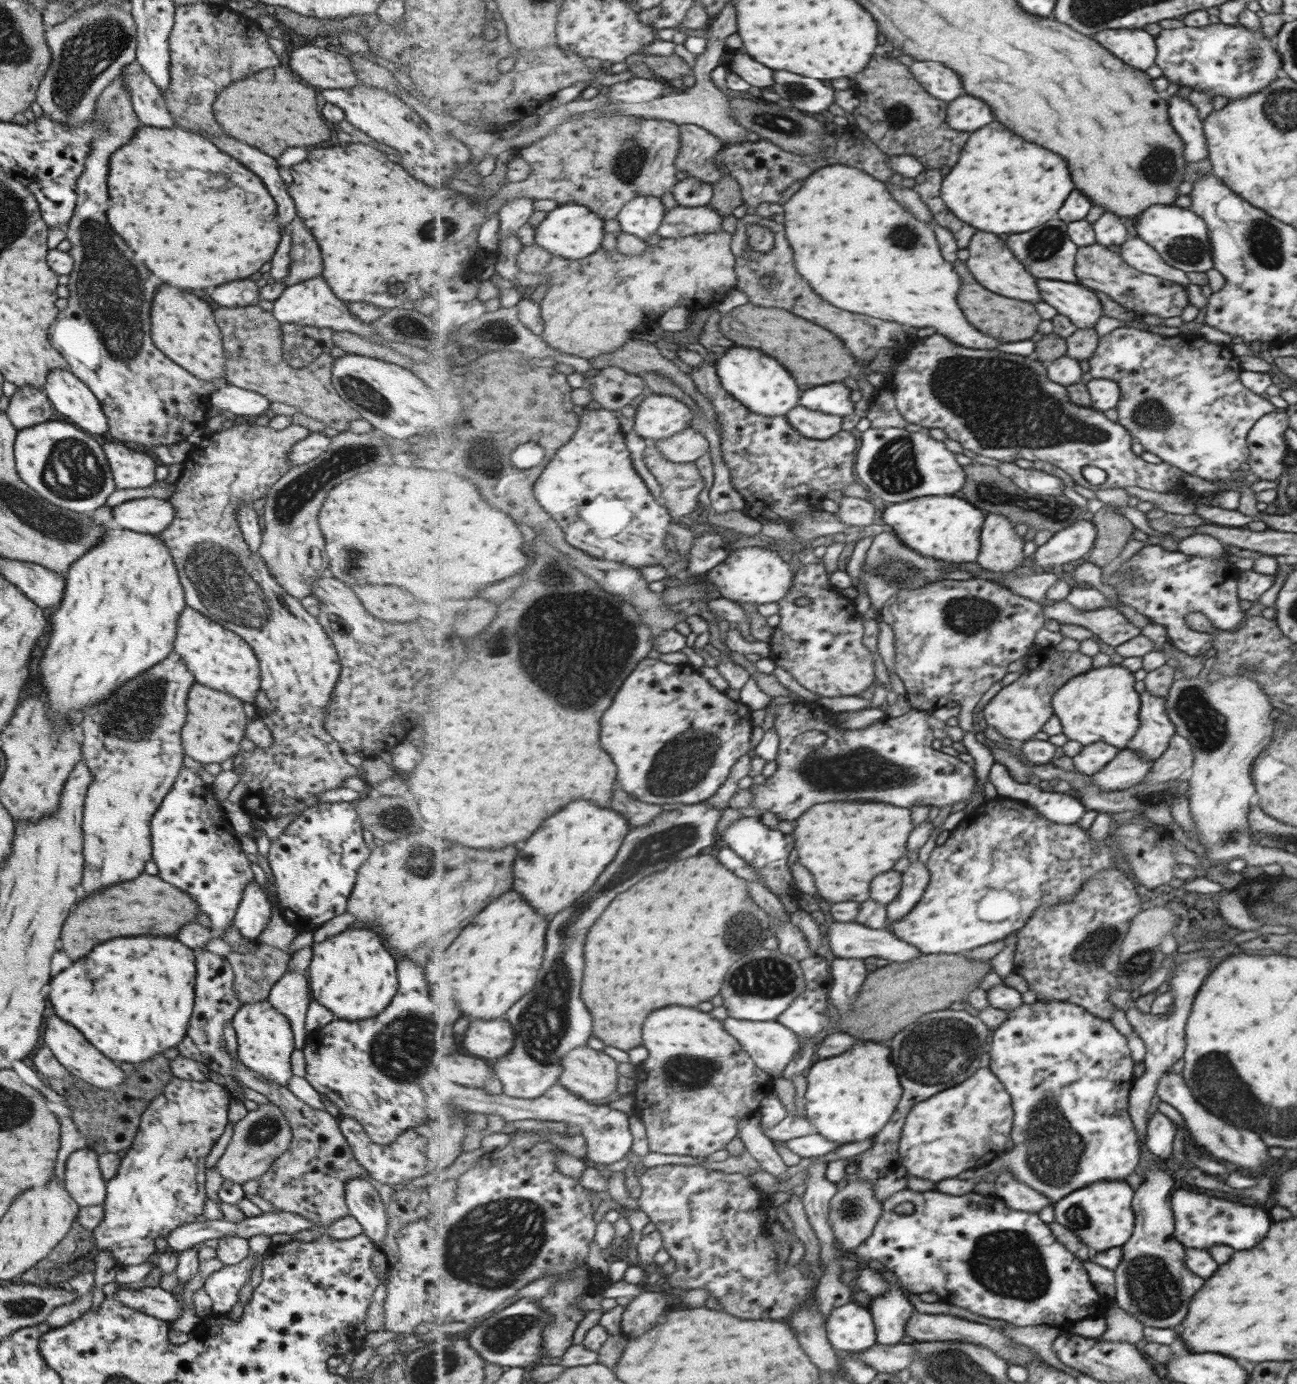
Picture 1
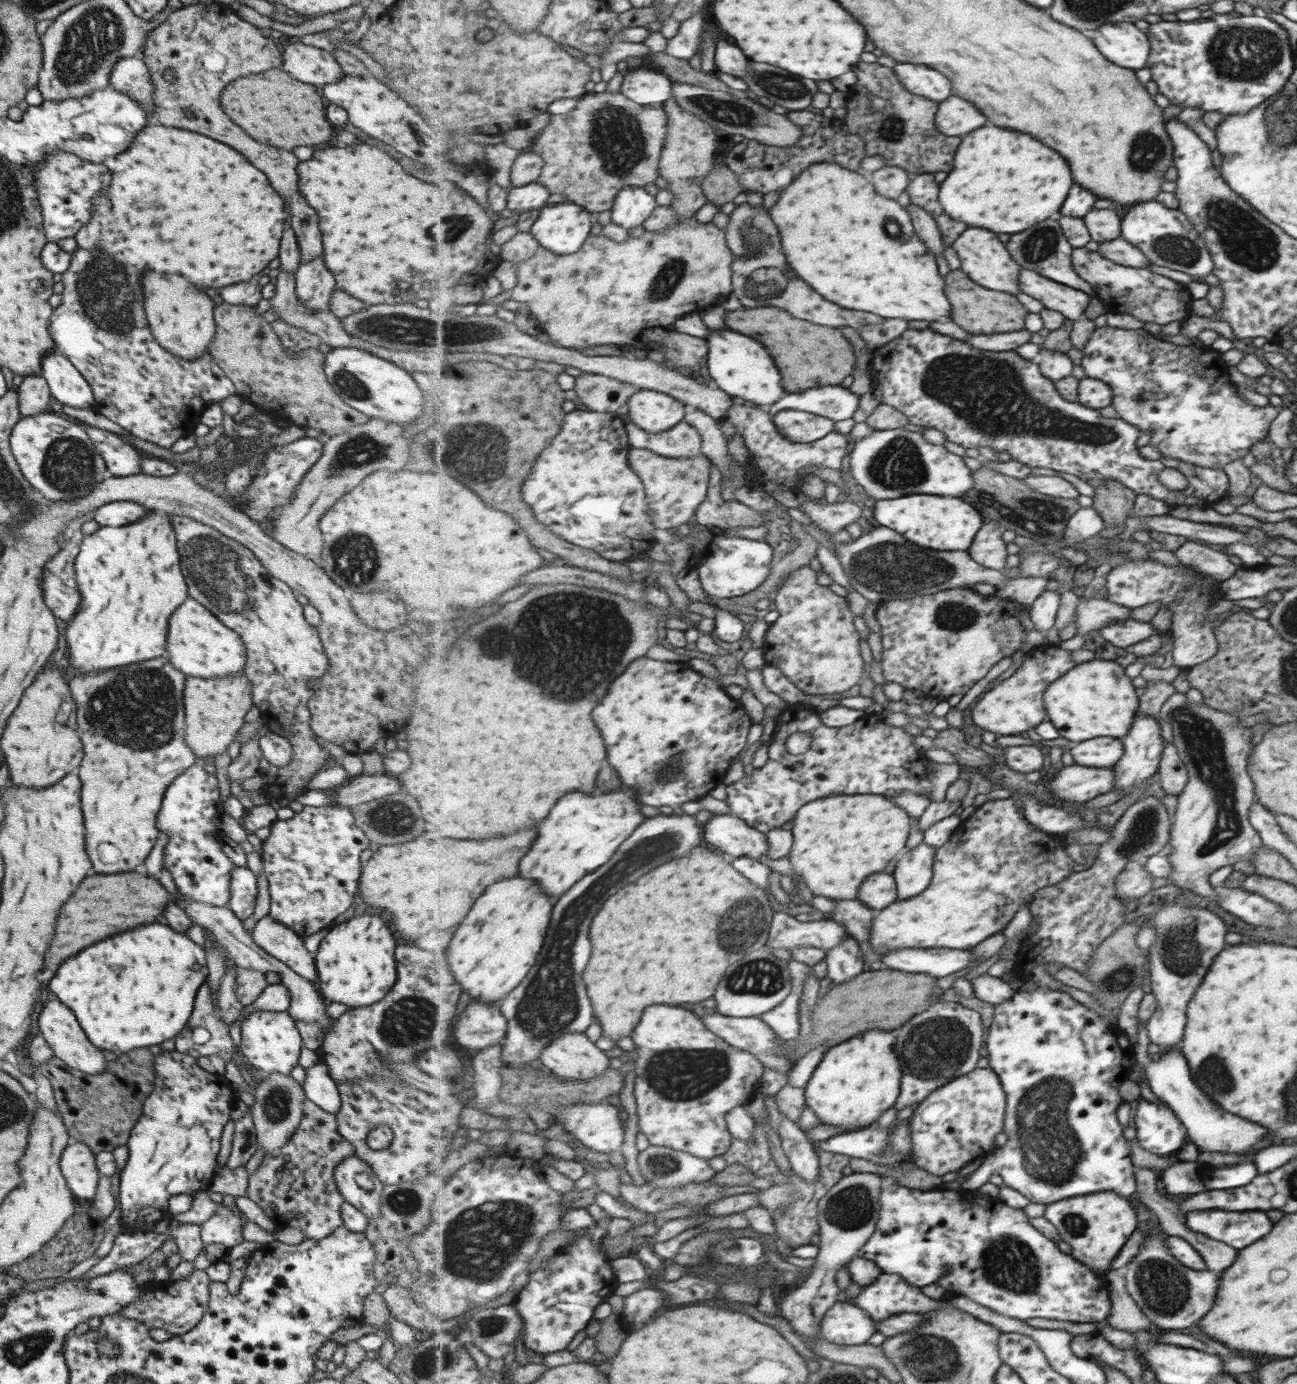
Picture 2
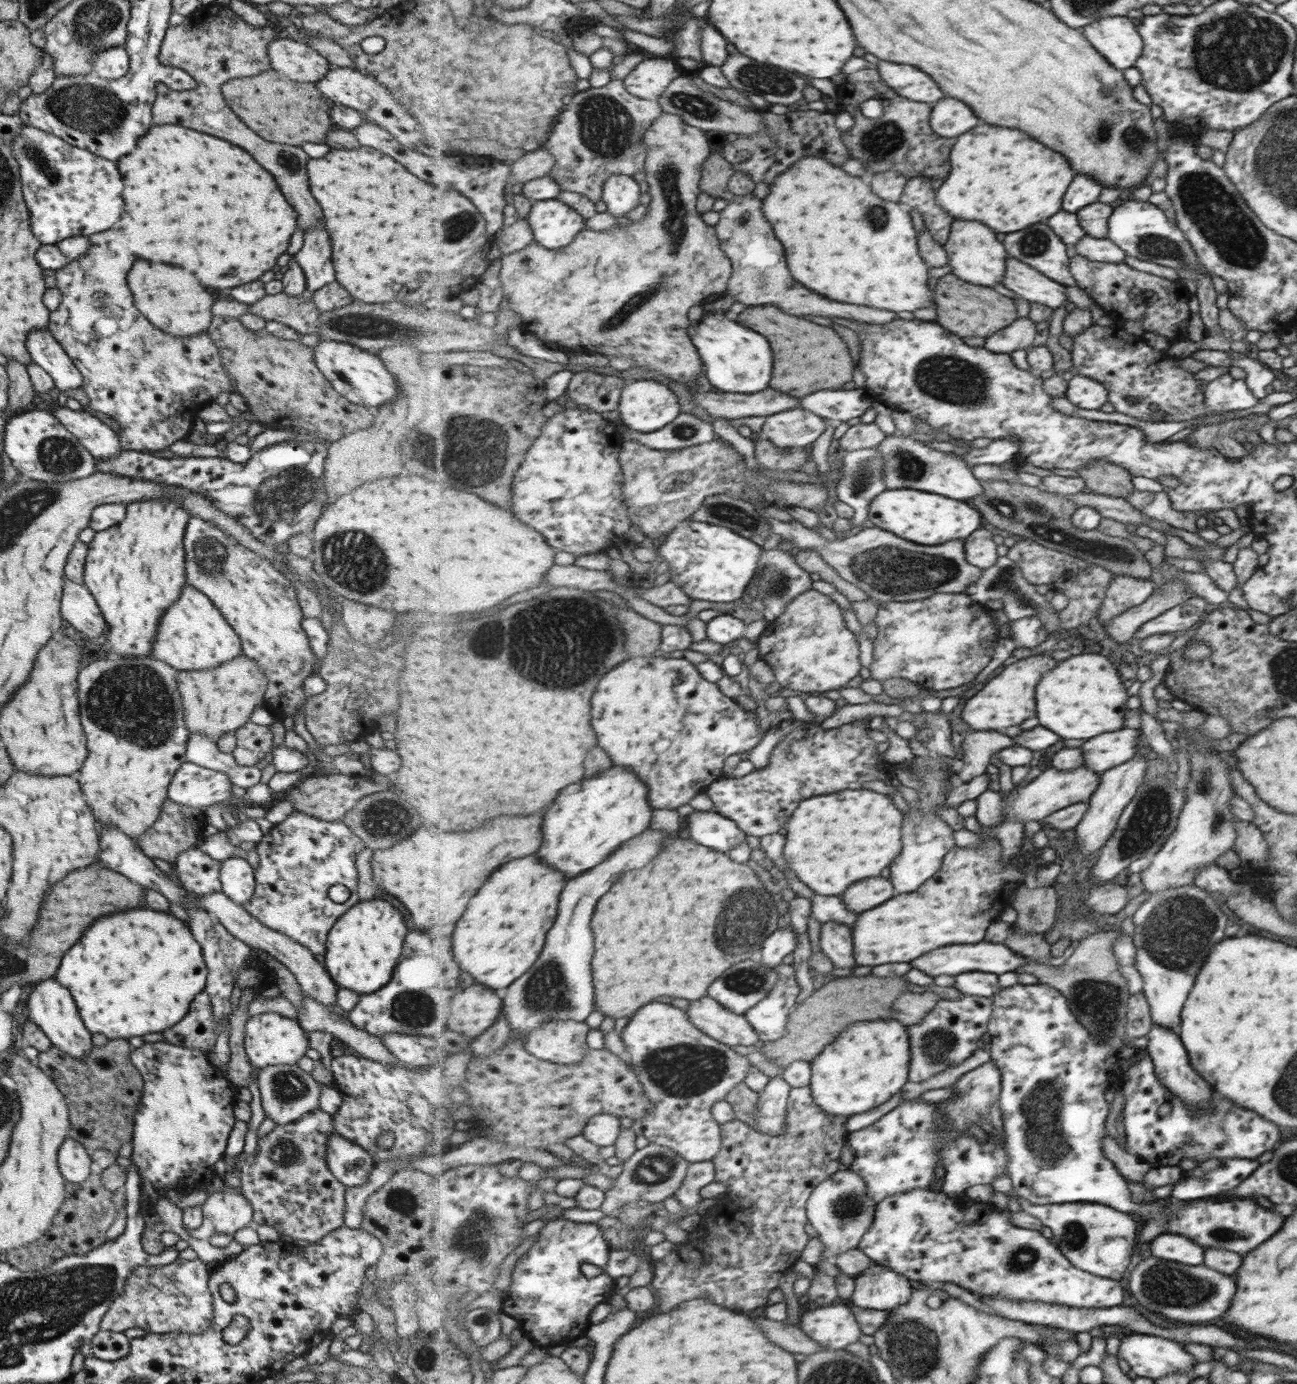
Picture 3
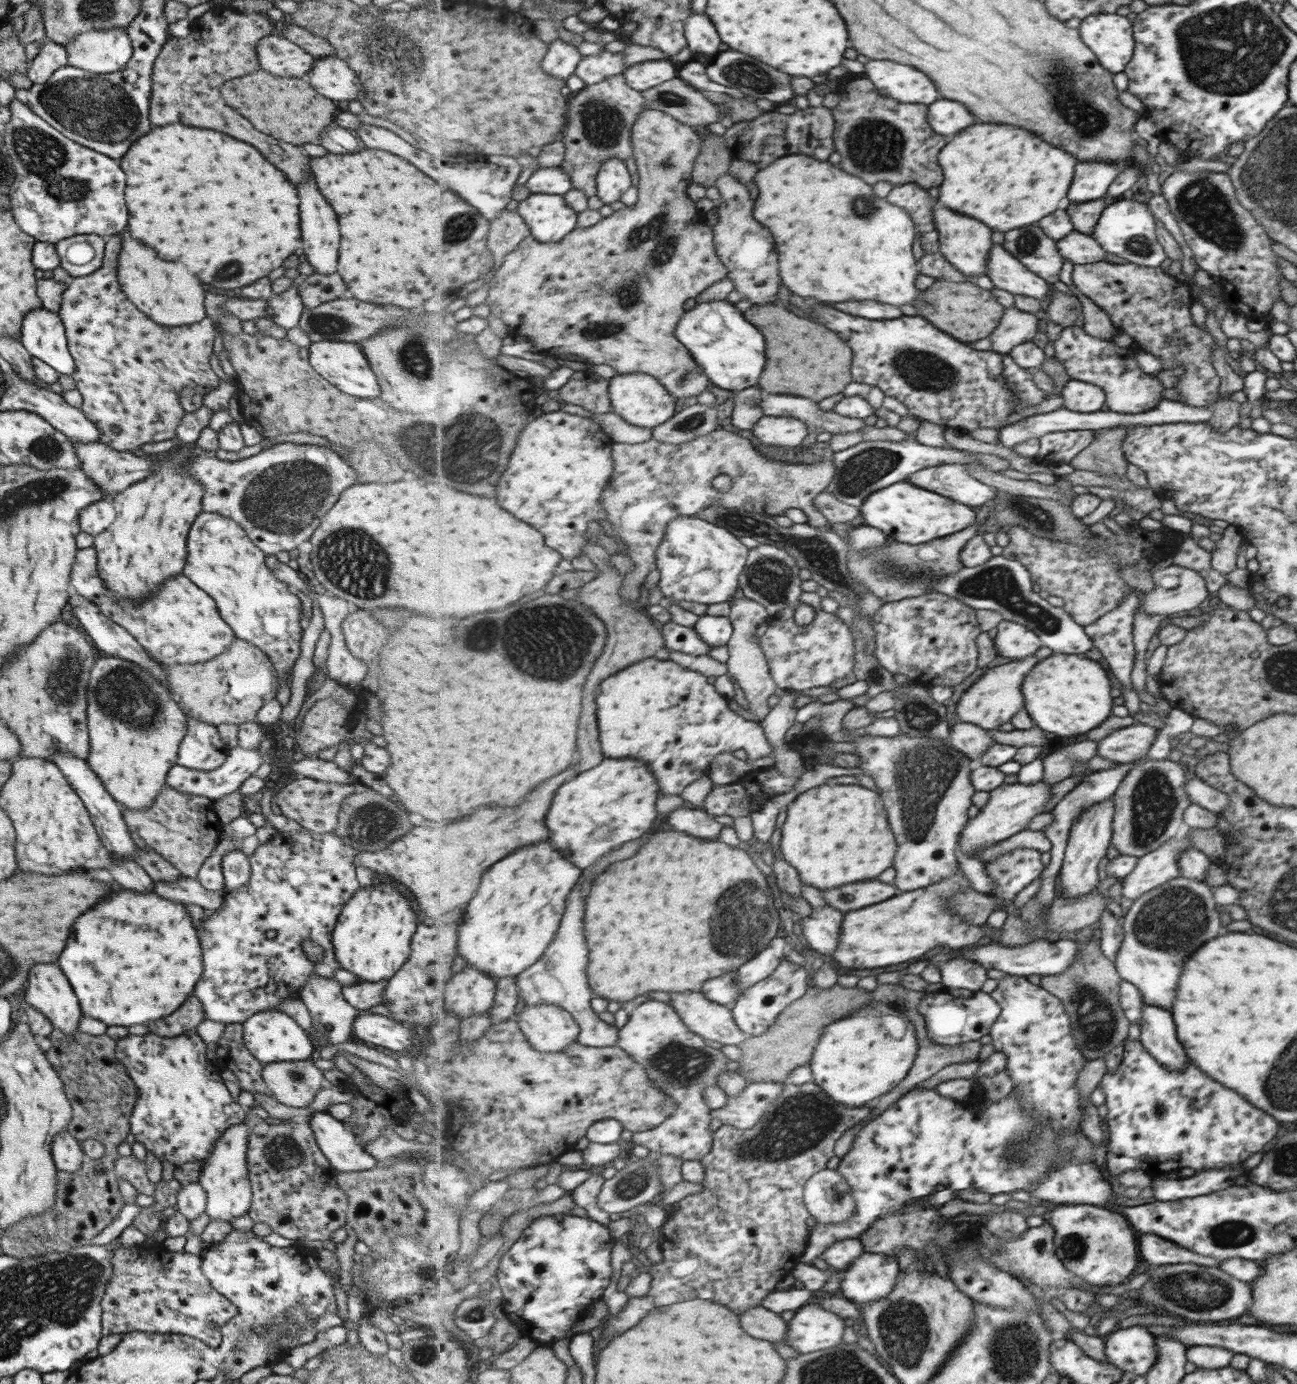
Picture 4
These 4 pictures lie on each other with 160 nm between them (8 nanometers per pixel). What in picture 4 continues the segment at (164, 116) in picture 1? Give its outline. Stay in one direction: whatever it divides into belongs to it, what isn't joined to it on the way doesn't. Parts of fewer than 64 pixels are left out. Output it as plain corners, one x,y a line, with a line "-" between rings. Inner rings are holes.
111,27
85,30
63,46
66,64
93,74
107,74
124,69
133,47
126,29

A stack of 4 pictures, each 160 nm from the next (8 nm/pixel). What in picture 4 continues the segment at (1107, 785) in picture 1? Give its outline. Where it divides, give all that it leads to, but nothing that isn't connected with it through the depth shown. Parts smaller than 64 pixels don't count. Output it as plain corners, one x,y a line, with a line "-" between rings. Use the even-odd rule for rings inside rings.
1038,782
1027,786
1026,784
1003,783
999,788
990,792
990,801
975,815
963,830
960,838
960,850
969,857
974,856
974,848
991,846
996,842
1009,839
1019,834
1031,824
1034,816
1043,814
1043,808
1047,806
1051,798
1051,782

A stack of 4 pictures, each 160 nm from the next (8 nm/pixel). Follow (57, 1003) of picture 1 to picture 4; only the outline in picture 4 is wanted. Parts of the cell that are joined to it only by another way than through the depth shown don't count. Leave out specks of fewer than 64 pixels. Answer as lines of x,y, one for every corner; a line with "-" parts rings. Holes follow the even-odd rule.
133,890
113,892
107,898
103,898
103,902
97,902
91,910
87,910
85,914
81,914
81,918
75,920
75,926
71,926
71,936
73,938
67,938
65,948
59,954
59,960
56,963
59,964
59,970
63,972
63,976
65,976
65,979
71,985
83,1015
99,1019
107,1027
124,1026
126,1028
127,1026
131,1026
131,1024
143,1024
143,1022
147,1024
171,1014
185,999
192,996
197,979
201,978
203,972
201,949
196,931
192,918
181,903
165,900
151,891
144,892
143,894
133,892

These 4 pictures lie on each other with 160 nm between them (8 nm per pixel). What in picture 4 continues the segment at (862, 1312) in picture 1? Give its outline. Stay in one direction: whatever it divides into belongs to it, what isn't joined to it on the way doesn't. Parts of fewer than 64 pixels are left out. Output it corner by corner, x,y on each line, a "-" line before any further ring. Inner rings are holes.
817,1302
802,1306
788,1323
786,1344
799,1354
825,1351
843,1344
845,1319

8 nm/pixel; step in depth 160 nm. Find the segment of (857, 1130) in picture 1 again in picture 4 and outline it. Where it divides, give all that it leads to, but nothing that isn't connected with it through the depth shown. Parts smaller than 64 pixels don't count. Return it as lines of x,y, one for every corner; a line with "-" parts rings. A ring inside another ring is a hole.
871,1002
863,1006
863,1010
855,1011
855,1014
826,1026
809,1065
814,1081
822,1086
833,1100
847,1107
859,1108
868,1105
868,1102
875,1098
885,1096
895,1088
913,1068
917,1052
919,1042
915,1036
914,1022
883,1002
-
885,1016
903,1020
903,1026
895,1026
901,1034
891,1034
891,1030
887,1030

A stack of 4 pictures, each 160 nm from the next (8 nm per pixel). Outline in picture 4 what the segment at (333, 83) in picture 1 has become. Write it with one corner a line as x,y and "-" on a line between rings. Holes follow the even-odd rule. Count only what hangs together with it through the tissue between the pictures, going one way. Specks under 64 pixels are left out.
279,34
259,39
254,49
261,70
273,76
299,78
313,64
313,56

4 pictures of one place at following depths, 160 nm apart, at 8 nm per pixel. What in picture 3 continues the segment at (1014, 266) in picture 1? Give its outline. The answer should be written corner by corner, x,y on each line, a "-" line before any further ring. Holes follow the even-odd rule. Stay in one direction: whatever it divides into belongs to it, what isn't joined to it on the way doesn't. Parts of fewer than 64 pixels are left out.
955,220
954,229
950,232
950,241
944,245
944,248
949,256
952,273
963,281
991,288
1003,285
1006,281
1006,262
1010,256
1005,246
997,240
997,234
989,226
981,222

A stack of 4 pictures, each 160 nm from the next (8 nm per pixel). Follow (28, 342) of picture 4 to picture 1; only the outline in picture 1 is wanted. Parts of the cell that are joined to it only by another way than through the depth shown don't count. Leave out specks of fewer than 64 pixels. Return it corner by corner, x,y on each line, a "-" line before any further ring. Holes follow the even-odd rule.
51,369
42,390
51,406
82,431
103,434
108,424
94,394
69,369

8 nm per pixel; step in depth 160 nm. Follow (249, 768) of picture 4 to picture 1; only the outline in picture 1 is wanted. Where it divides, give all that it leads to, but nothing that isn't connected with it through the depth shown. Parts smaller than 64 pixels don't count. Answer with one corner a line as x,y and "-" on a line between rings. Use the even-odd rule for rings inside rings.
183,766
153,813
149,822
149,832
152,848
151,860
158,868
156,875
163,882
188,894
195,901
200,912
208,916
213,934
221,936
232,924
243,889
253,881
253,875
249,869
250,862
245,857
245,852
241,850
235,832
223,817
220,803
212,794
211,785
203,783
195,770

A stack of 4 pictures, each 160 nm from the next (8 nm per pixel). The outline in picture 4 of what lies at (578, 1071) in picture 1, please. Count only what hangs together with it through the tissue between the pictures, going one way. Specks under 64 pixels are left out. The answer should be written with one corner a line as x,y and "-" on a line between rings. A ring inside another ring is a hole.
521,1004
514,1019
528,1041
541,1052
562,1053
579,1036
574,1015
556,1004

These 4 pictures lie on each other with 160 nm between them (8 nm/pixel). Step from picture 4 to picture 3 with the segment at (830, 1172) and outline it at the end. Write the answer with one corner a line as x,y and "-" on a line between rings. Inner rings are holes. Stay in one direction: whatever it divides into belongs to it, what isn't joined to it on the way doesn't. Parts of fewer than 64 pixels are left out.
846,1168
821,1182
809,1198
807,1211
812,1226
825,1246
822,1260
836,1264
837,1255
859,1249
861,1240
873,1224
877,1205
867,1193
867,1183
863,1176
855,1175

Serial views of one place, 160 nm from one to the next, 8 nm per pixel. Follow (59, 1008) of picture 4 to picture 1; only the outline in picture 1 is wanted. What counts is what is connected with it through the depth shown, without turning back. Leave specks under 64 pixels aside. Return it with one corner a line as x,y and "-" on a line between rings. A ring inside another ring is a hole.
51,1015
46,1018
44,1027
41,1029
43,1044
49,1048
51,1054
57,1059
57,1062
64,1066
67,1073
79,1077
89,1086
101,1089
105,1092
119,1088
125,1078
125,1073
119,1069
118,1064
110,1058
103,1056
86,1038
81,1036
74,1026
63,1022
57,1015

